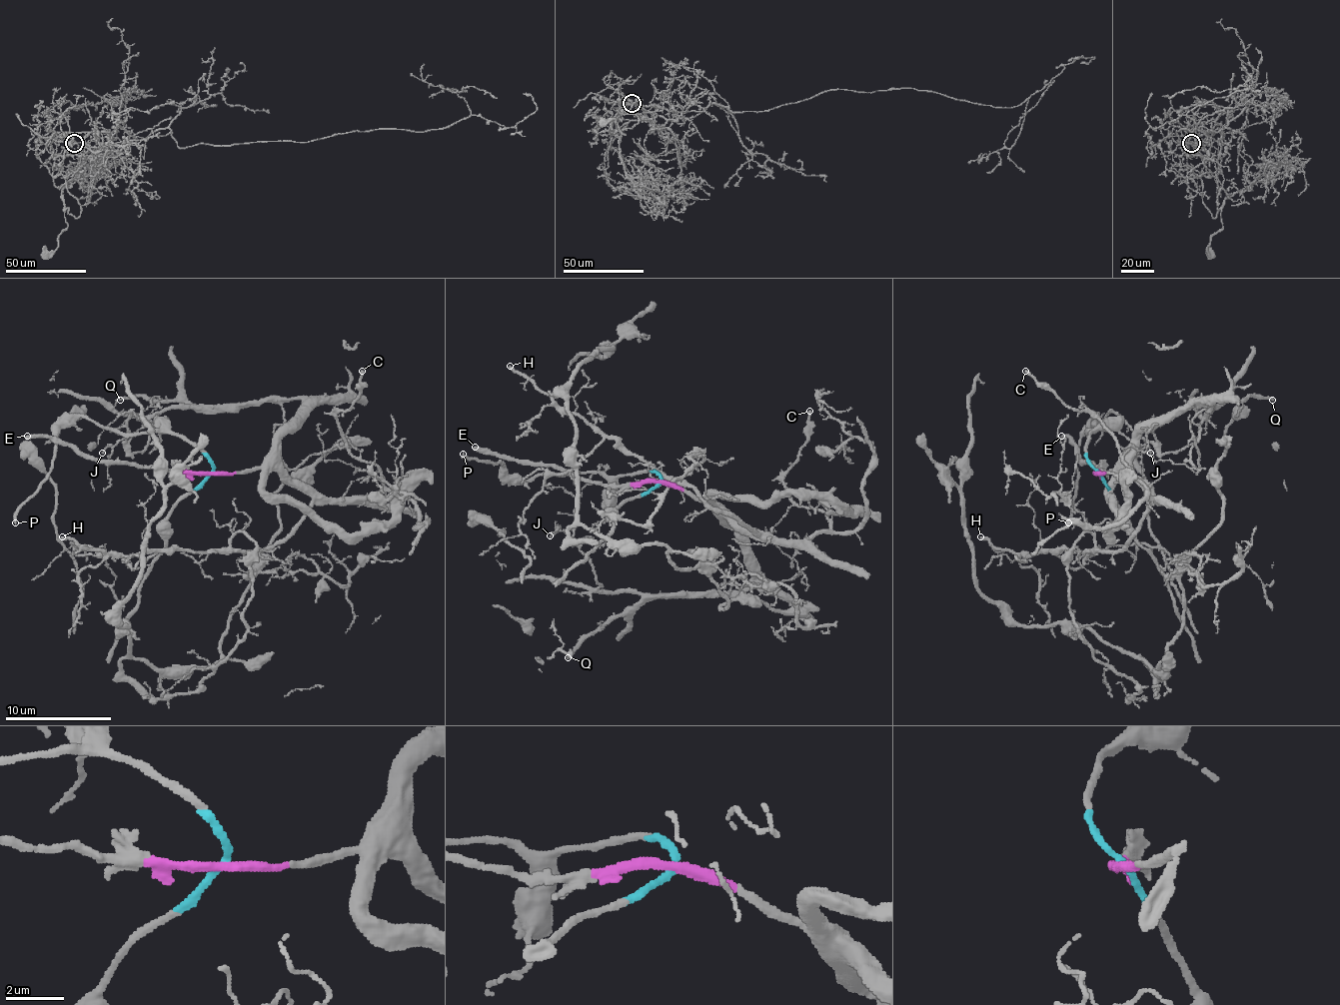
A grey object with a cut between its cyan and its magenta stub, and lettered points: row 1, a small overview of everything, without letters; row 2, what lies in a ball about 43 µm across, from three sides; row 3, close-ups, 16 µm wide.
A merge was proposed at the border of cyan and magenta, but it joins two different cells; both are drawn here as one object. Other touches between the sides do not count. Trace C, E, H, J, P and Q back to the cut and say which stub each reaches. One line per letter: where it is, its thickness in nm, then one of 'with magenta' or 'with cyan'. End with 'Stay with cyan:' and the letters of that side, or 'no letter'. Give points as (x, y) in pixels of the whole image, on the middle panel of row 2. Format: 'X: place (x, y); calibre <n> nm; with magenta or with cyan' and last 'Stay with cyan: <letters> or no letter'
C: place (809, 411); calibre 180 nm; with magenta
E: place (475, 447); calibre 320 nm; with magenta
H: place (510, 366); calibre 200 nm; with magenta
J: place (550, 535); calibre 120 nm; with magenta
P: place (463, 454); calibre 240 nm; with cyan
Q: place (568, 657); calibre 240 nm; with magenta
Stay with cyan: P

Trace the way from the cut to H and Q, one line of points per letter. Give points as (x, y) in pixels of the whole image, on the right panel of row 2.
H: (1096, 473), (1123, 470), (1147, 494), (1139, 528), (1120, 549), (1046, 549), (1027, 554), (998, 549), (979, 536)
Q: (1096, 473), (1112, 470), (1142, 430), (1182, 414), (1198, 398), (1211, 406), (1251, 395), (1272, 401)

